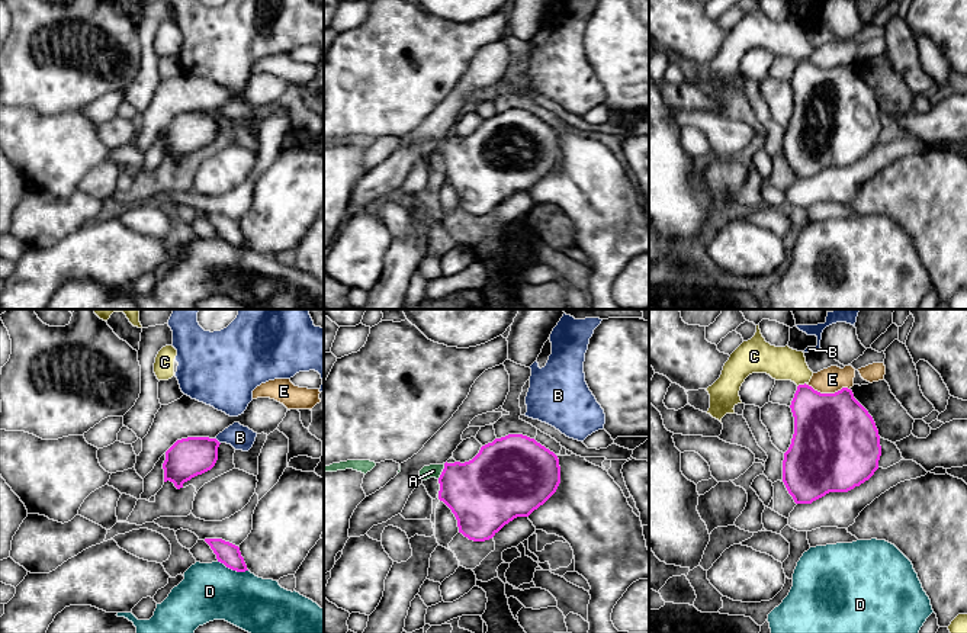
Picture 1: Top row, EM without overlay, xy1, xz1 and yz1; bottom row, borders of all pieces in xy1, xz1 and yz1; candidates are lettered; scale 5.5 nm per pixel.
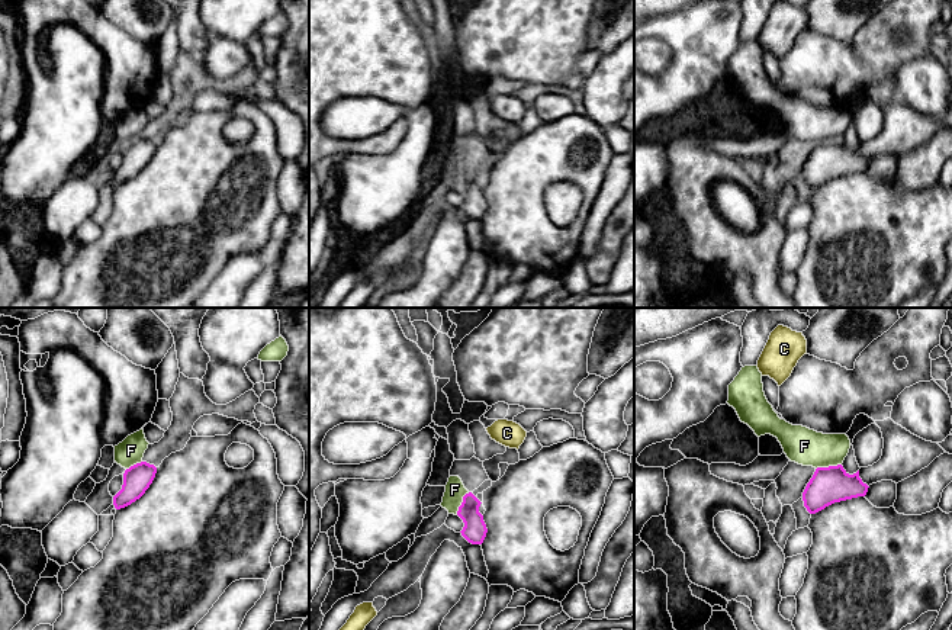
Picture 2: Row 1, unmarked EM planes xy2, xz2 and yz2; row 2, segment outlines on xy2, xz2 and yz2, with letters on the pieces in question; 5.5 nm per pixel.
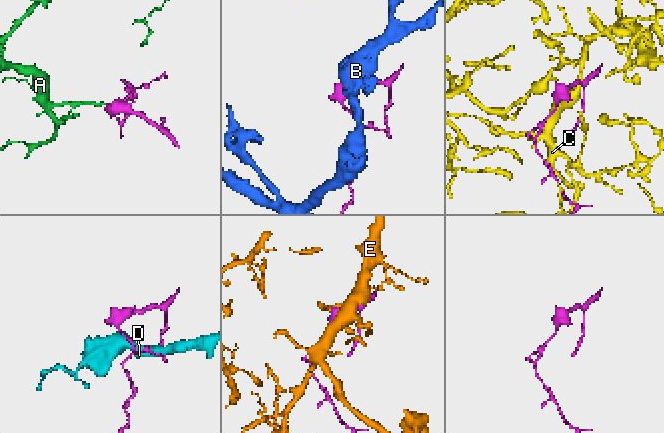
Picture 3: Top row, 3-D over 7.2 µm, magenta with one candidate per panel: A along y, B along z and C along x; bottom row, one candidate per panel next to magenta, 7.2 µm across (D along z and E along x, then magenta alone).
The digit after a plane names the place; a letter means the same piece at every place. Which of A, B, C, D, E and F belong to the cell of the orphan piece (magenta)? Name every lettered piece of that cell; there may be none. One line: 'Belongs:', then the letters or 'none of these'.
Belongs: A

